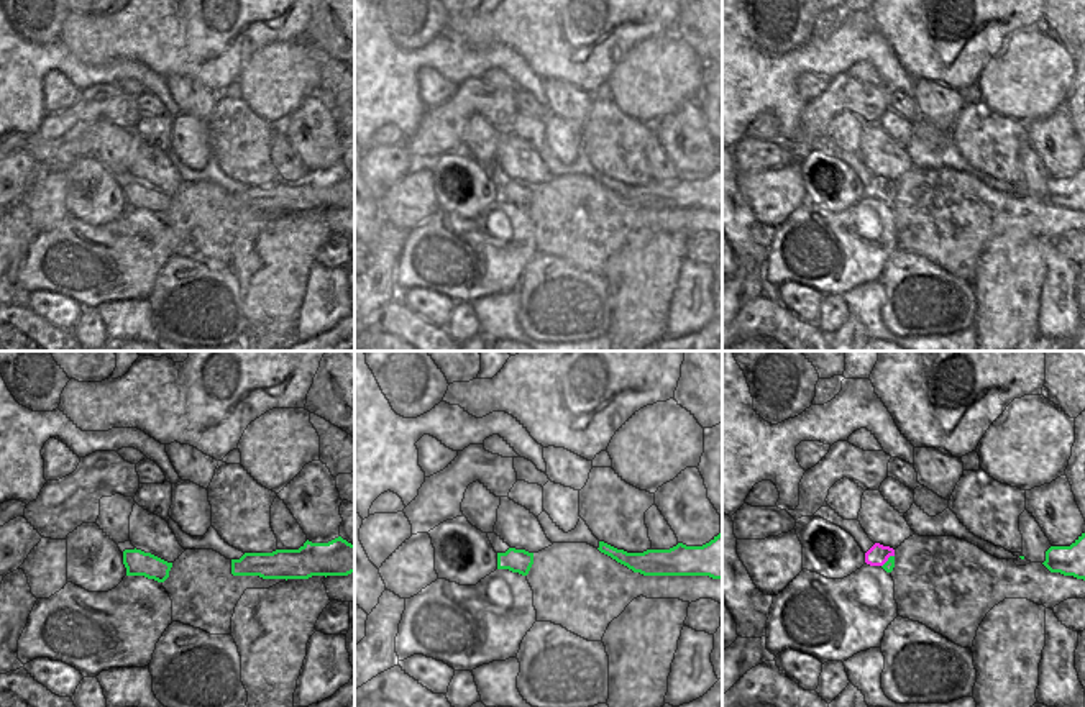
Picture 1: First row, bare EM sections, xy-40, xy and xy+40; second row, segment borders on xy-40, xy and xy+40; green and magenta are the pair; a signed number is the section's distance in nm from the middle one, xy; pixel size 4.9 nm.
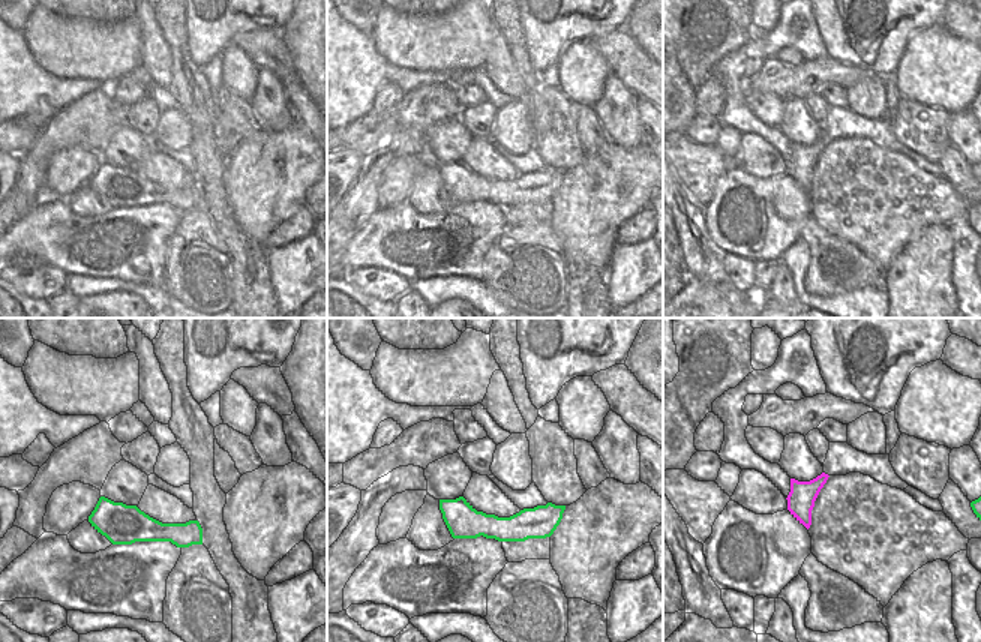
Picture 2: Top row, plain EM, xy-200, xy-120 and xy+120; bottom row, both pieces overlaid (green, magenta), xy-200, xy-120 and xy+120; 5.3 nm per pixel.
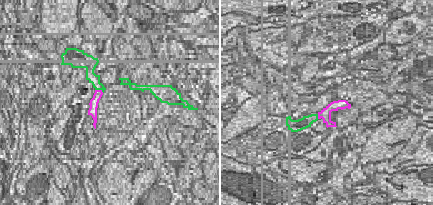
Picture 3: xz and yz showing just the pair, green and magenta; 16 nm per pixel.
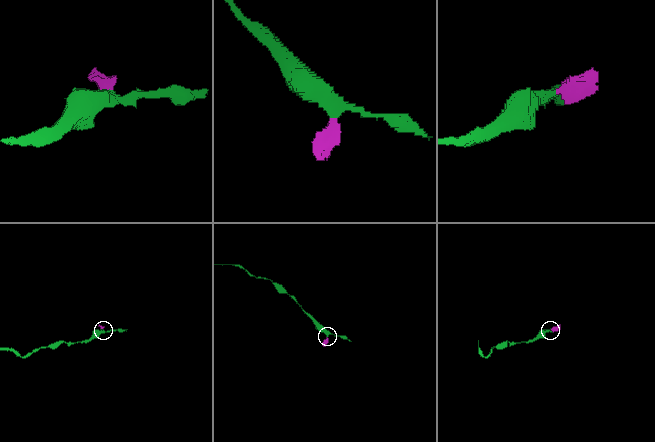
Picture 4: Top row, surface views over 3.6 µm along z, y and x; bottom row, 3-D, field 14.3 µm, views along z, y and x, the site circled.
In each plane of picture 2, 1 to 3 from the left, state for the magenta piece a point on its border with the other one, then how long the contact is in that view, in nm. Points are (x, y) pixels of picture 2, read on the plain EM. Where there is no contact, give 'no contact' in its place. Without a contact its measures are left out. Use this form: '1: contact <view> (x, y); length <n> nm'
1: no contact
2: no contact
3: no contact

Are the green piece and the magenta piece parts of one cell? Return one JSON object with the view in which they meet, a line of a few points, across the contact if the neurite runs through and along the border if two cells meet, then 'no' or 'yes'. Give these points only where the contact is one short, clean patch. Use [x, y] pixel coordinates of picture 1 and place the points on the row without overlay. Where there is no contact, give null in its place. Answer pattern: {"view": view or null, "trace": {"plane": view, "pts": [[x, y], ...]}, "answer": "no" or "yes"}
{"view": "xy+40", "trace": {"plane": "xy+40", "pts": [[893, 187], [882, 199]]}, "answer": "no"}

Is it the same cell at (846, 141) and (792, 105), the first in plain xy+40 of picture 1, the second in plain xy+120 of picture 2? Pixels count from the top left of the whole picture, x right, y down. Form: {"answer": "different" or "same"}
{"answer": "different"}

